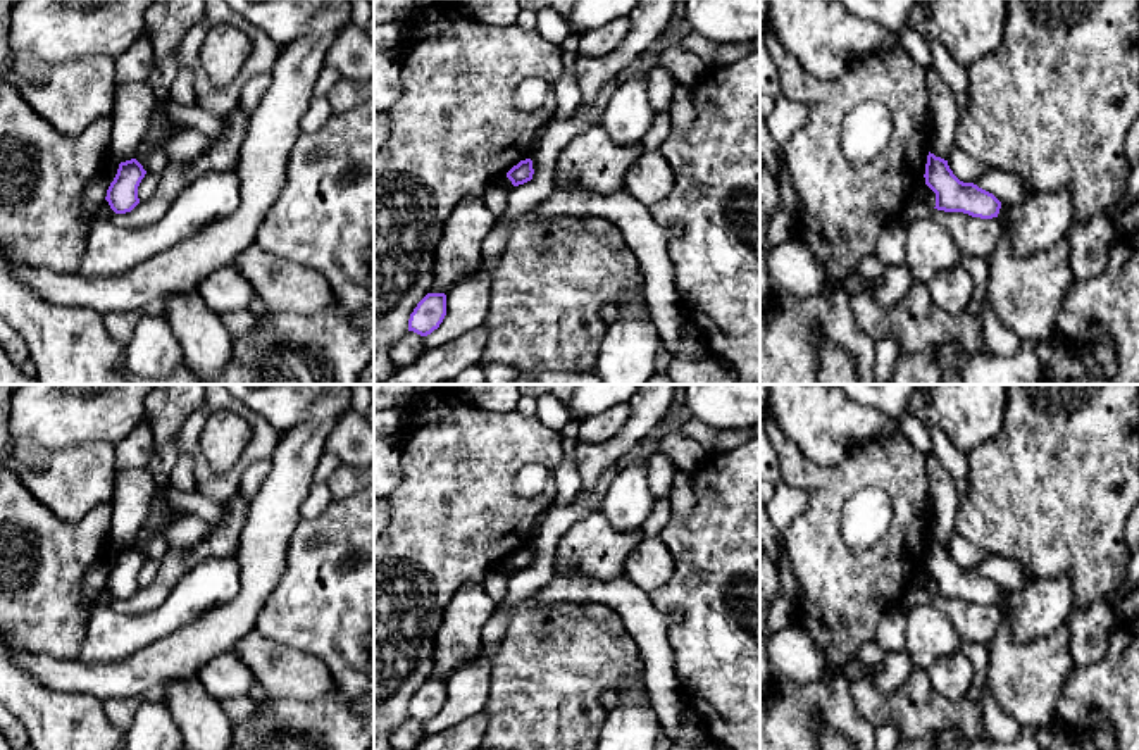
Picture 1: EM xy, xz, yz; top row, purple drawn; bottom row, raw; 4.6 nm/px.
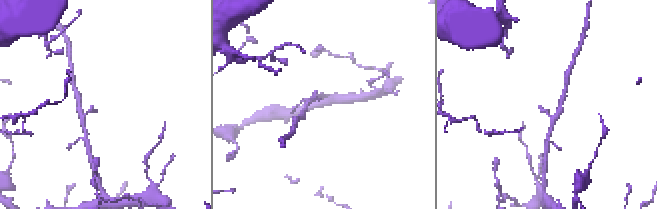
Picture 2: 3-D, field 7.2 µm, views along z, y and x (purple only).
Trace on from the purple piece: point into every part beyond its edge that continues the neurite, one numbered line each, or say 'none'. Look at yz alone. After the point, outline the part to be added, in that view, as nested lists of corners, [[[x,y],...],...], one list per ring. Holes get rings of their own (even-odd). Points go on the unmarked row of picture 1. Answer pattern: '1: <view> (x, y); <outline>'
none

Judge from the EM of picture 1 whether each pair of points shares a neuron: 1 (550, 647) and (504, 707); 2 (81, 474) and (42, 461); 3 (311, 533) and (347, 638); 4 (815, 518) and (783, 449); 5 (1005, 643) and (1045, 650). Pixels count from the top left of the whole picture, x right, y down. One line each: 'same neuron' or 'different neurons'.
1: same neuron
2: same neuron
3: same neuron
4: same neuron
5: same neuron

